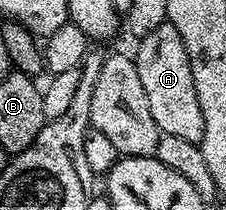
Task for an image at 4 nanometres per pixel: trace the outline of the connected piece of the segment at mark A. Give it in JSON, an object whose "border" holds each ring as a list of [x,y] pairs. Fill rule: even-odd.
{"border":[[[171,24],[160,25],[151,35],[136,42],[135,60],[143,91],[151,107],[151,116],[161,134],[187,139],[187,143],[200,145],[203,139],[203,107],[199,107],[199,91],[195,91],[195,75],[191,75],[191,59],[187,47],[183,47],[183,35]]]}

